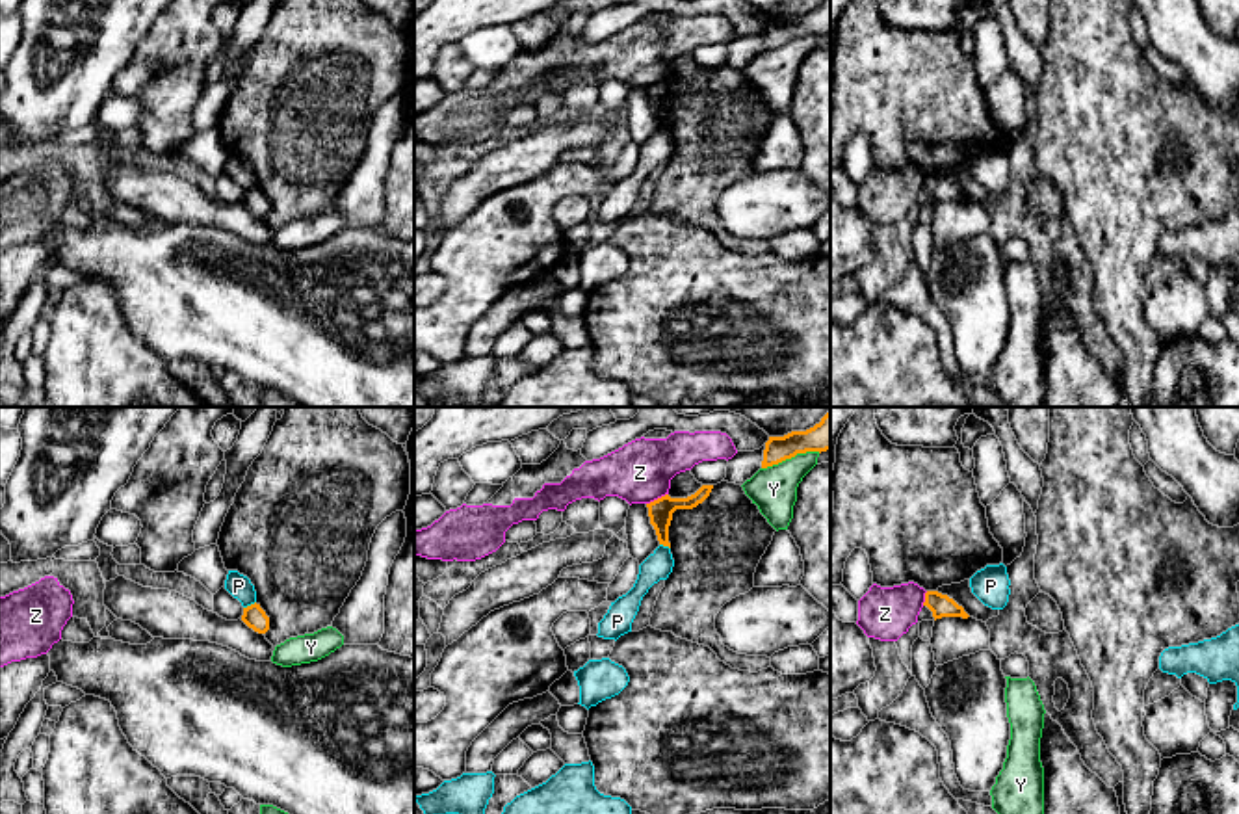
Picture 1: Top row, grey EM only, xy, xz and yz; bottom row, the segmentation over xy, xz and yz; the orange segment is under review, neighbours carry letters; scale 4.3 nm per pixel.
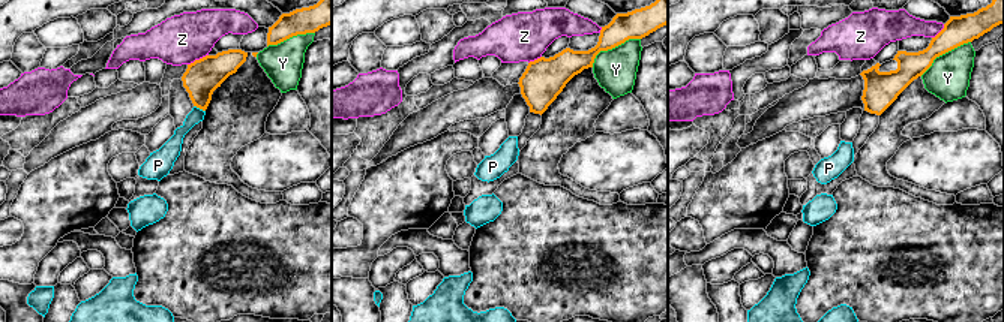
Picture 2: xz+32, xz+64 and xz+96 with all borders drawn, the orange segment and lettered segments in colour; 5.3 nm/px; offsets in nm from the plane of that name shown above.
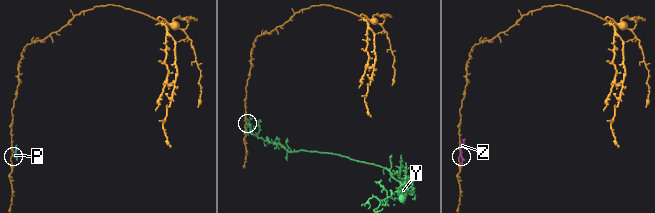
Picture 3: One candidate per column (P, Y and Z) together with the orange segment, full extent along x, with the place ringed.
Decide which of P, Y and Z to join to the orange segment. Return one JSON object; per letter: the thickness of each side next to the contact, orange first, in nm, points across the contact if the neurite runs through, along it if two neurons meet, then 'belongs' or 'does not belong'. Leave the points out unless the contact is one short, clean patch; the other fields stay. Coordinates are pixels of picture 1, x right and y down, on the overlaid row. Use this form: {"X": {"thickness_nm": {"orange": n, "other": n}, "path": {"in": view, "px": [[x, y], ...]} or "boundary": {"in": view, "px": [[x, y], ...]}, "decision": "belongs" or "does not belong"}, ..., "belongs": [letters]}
{"P": {"thickness_nm": {"orange": 100, "other": 100}, "boundary": {"in": "xy", "px": [[255, 601], [244, 608]]}, "decision": "does not belong"}, "Y": {"thickness_nm": {"orange": 140, "other": 200}, "decision": "does not belong"}, "Z": {"thickness_nm": {"orange": 110, "other": 280}, "decision": "does not belong"}, "belongs": []}

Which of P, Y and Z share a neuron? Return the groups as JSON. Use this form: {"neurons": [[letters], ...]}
{"neurons": [["P"], ["Y"], ["Z"]]}

